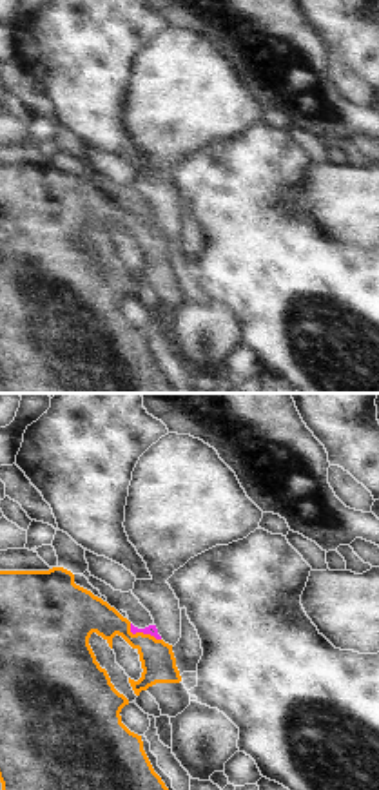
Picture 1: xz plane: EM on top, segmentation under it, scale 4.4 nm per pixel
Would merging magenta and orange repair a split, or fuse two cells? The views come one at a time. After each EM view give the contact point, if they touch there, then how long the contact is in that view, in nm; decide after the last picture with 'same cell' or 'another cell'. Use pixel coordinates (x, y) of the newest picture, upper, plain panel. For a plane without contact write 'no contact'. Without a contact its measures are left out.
contact (142, 225); length 160 nm

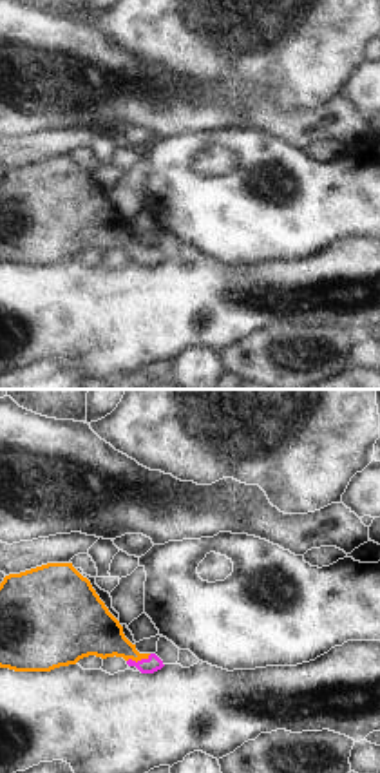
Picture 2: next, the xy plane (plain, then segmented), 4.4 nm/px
contact (138, 256); length 120 nm

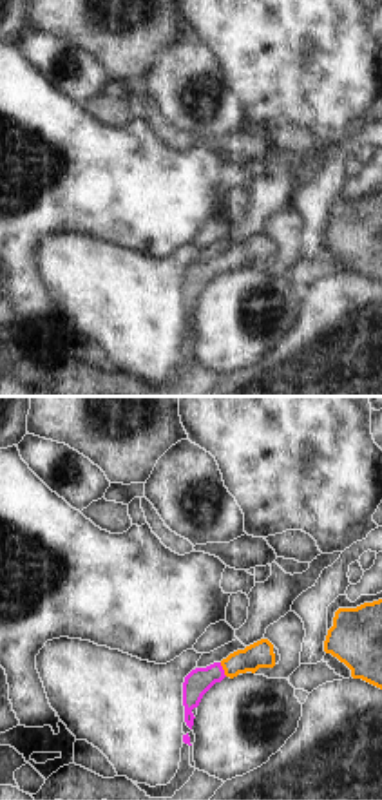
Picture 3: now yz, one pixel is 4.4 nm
contact (223, 265); length 70 nm

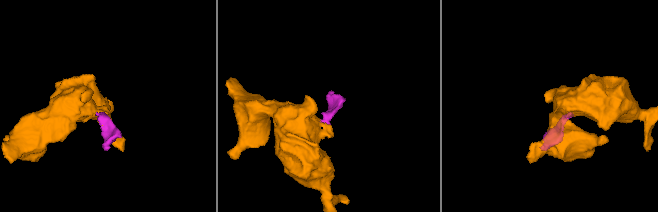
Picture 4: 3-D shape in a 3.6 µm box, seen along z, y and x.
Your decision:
same cell

